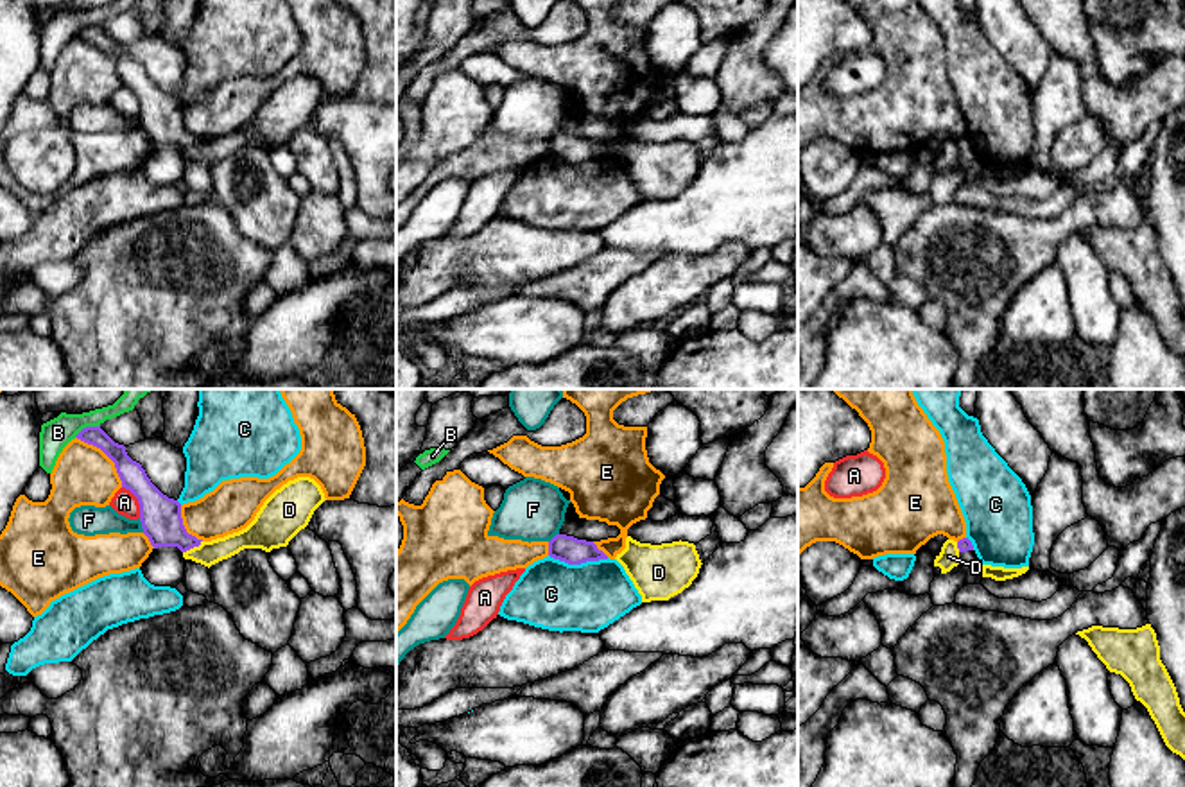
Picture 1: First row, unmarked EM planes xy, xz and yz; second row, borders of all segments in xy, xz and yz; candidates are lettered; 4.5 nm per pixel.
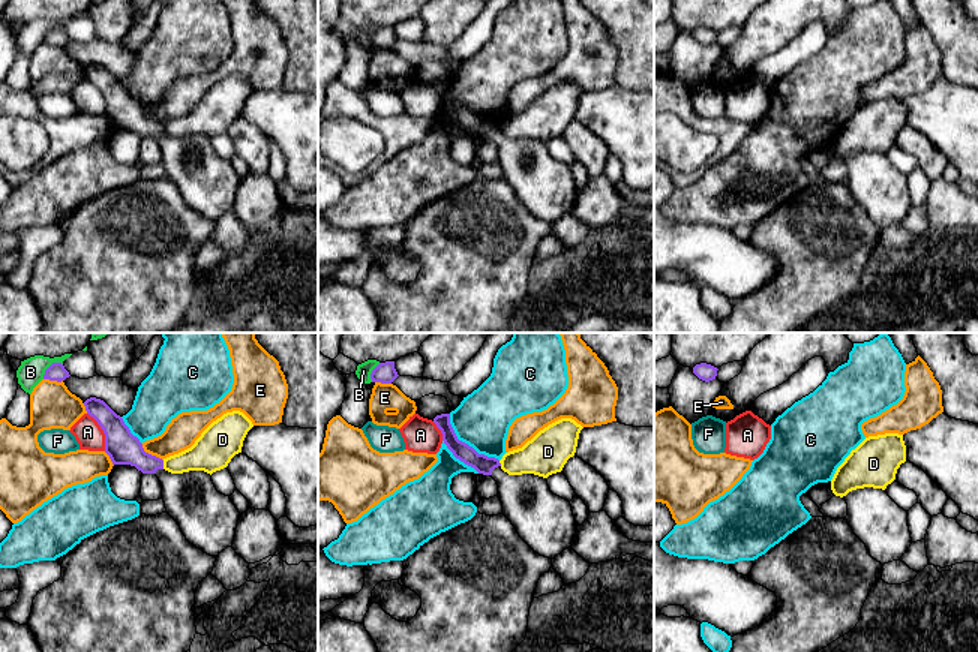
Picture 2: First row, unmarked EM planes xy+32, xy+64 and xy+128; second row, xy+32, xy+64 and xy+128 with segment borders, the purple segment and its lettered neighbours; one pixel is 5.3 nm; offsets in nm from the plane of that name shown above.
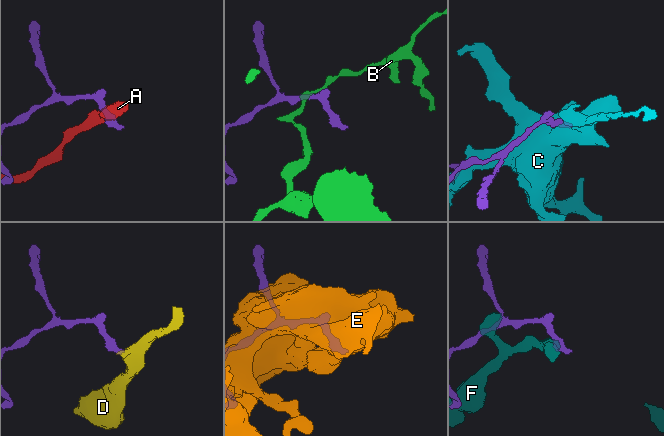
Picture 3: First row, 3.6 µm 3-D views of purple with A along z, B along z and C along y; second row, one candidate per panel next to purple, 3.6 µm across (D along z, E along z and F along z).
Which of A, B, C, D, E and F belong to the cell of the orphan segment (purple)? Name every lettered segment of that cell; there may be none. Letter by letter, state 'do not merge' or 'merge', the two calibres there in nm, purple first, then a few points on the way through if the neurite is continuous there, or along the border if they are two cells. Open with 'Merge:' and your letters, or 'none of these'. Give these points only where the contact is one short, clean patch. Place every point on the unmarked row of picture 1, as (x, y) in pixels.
Merge: none of these
A: do not merge | 180/110 nm
B: do not merge | 90/140 nm | along xy (99, 22), (86, 24), (74, 34)
C: do not merge | 120/320 nm
D: do not merge | 180/110 nm | along xy (201, 138), (183, 151)
E: do not merge | 120/280 nm
F: do not merge | 180/140 nm

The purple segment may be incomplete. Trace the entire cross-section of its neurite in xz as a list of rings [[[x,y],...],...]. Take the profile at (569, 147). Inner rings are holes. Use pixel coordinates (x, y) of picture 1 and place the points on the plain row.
[[[556,133],[549,140],[549,154],[568,163],[608,158],[608,154],[599,149],[593,140],[577,138],[567,133]]]

